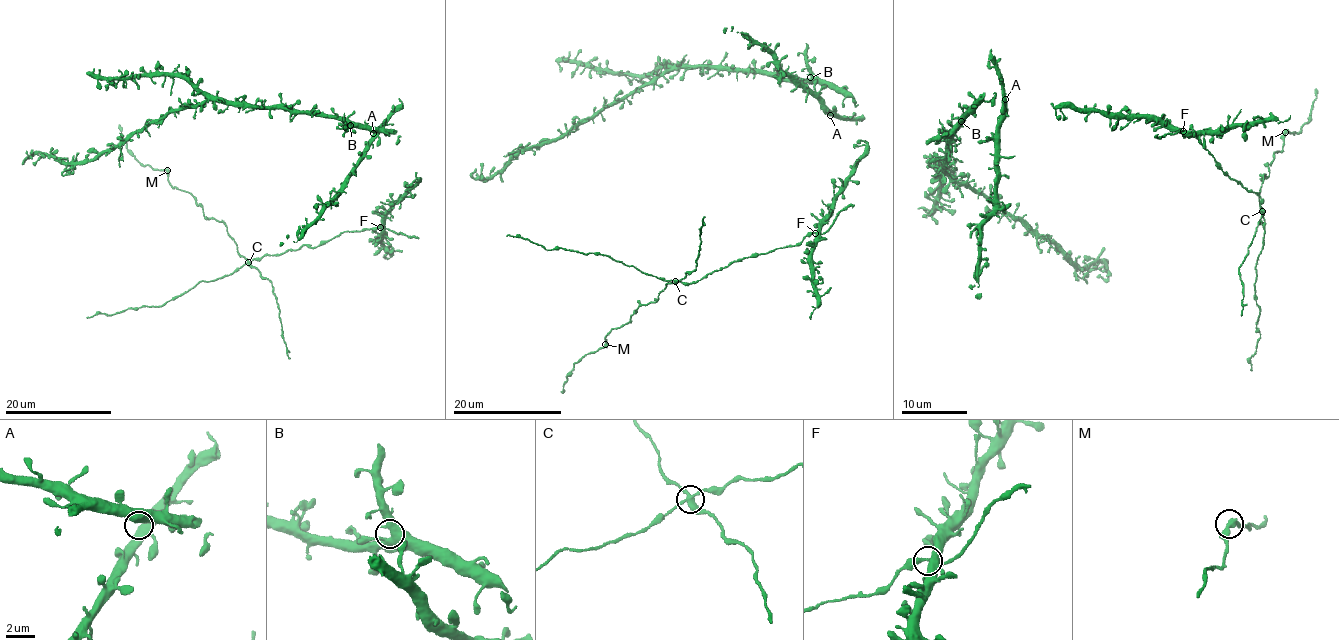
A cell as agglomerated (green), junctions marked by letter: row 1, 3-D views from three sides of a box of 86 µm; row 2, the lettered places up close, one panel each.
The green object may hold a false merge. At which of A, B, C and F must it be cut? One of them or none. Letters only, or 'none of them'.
C

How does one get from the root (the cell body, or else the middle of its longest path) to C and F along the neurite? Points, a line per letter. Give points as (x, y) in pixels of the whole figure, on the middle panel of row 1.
C: (866, 142), (866, 155), (820, 229), (807, 233), (794, 245), (733, 261), (700, 280), (688, 283), (675, 281)
F: (866, 142), (866, 155), (838, 195), (830, 217), (815, 233)

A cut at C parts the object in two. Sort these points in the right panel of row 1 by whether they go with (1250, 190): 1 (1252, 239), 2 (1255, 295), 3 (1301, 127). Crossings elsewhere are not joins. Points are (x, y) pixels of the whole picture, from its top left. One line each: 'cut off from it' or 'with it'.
1: cut off from it
2: with it
3: cut off from it

